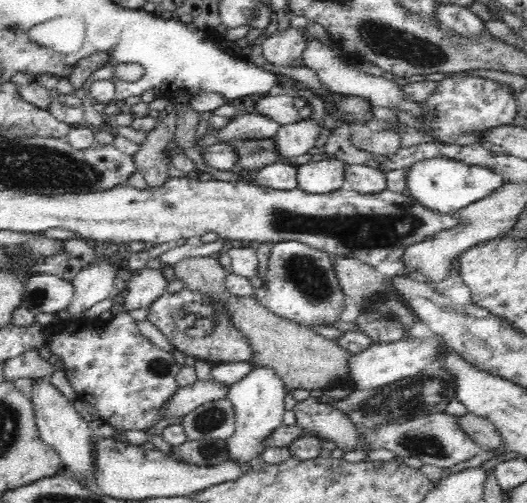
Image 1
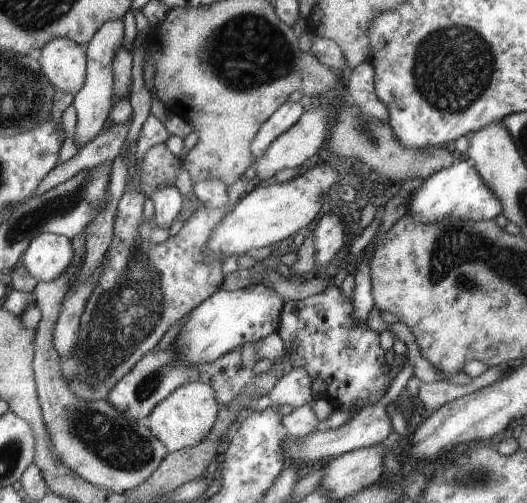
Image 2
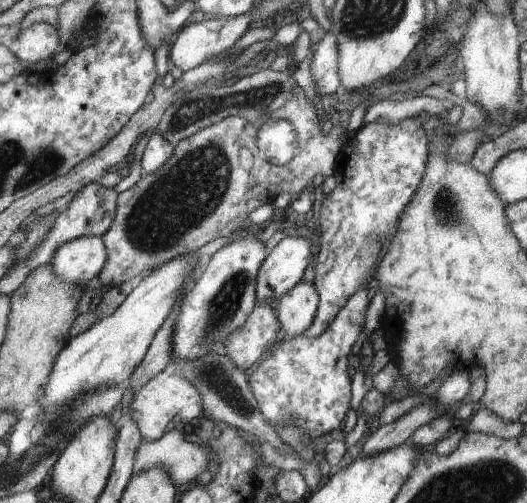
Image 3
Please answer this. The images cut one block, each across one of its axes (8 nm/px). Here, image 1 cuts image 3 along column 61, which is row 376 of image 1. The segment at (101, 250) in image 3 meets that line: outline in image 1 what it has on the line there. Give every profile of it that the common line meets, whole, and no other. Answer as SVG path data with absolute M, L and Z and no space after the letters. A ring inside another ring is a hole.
M252 363L246 378L231 384L227 399L233 404L236 429L233 436L226 439L227 462L237 463L244 471L250 470L265 451L269 437L283 425L286 412L284 396L287 391L283 380L271 368L259 367Z

